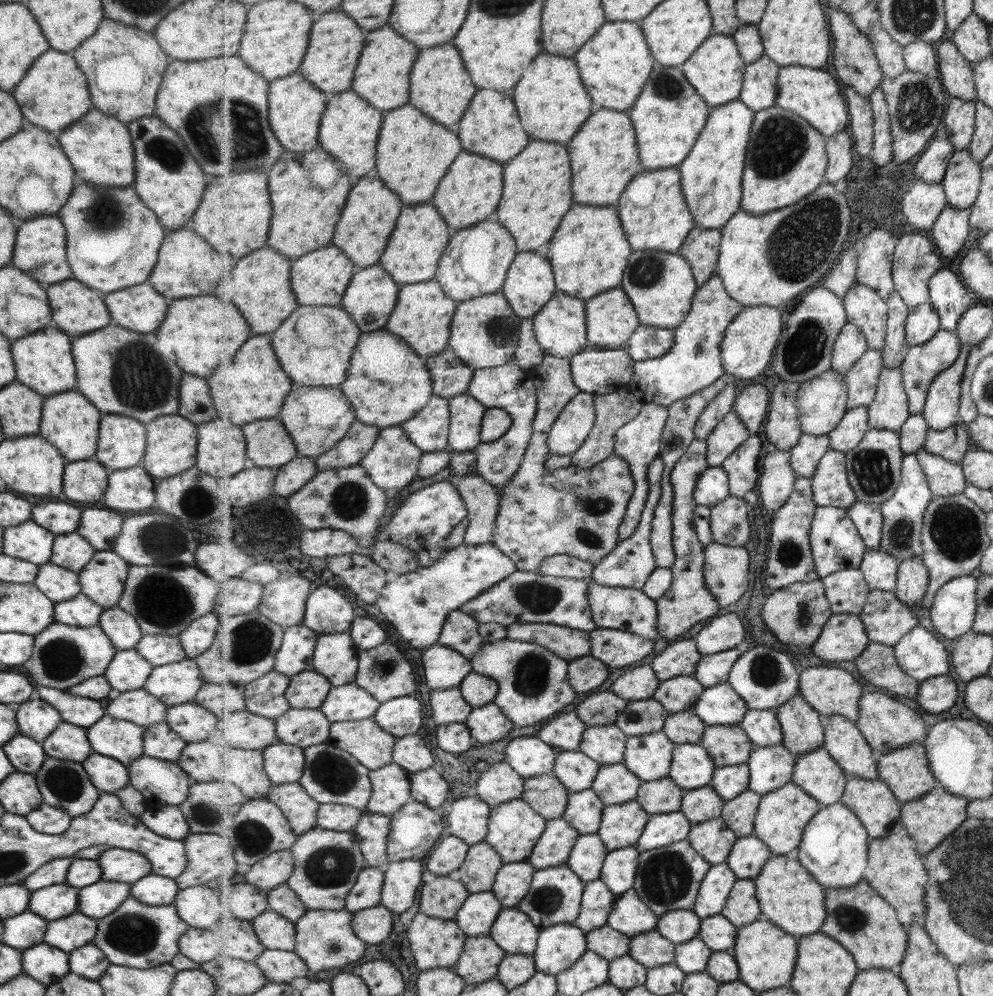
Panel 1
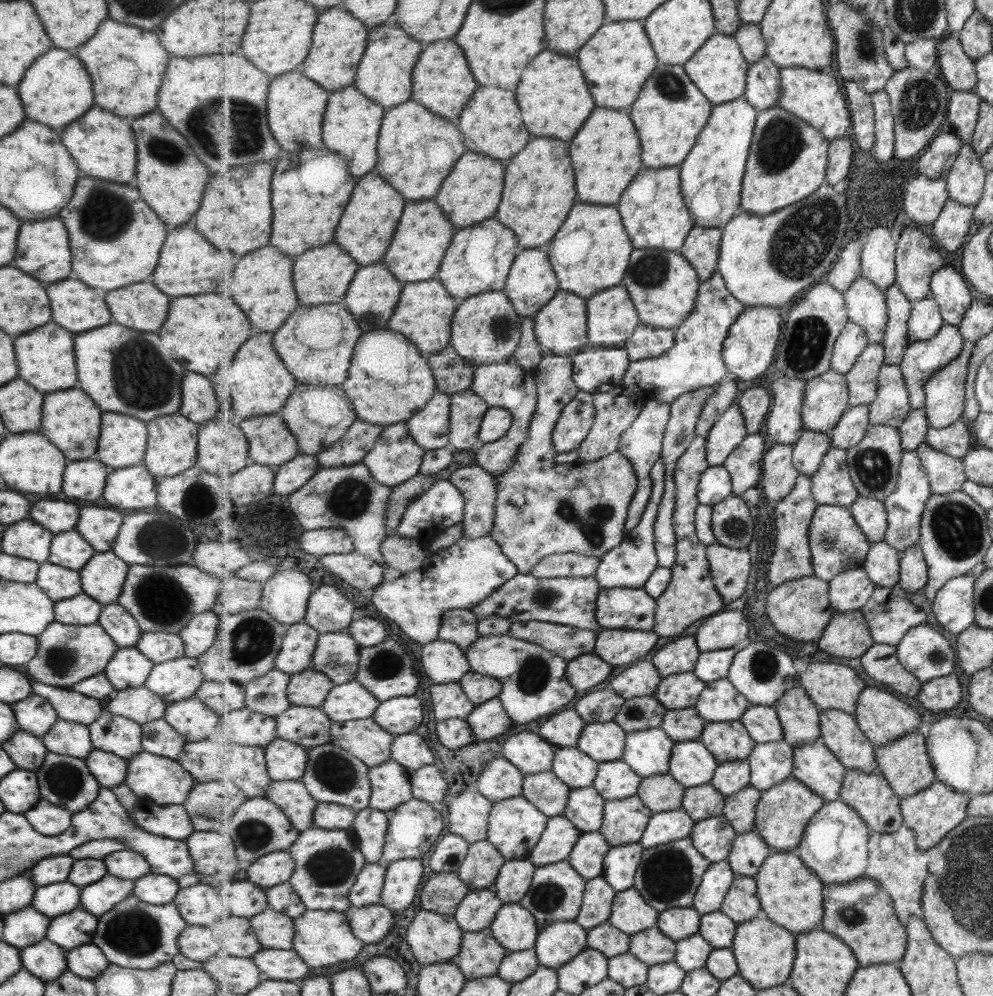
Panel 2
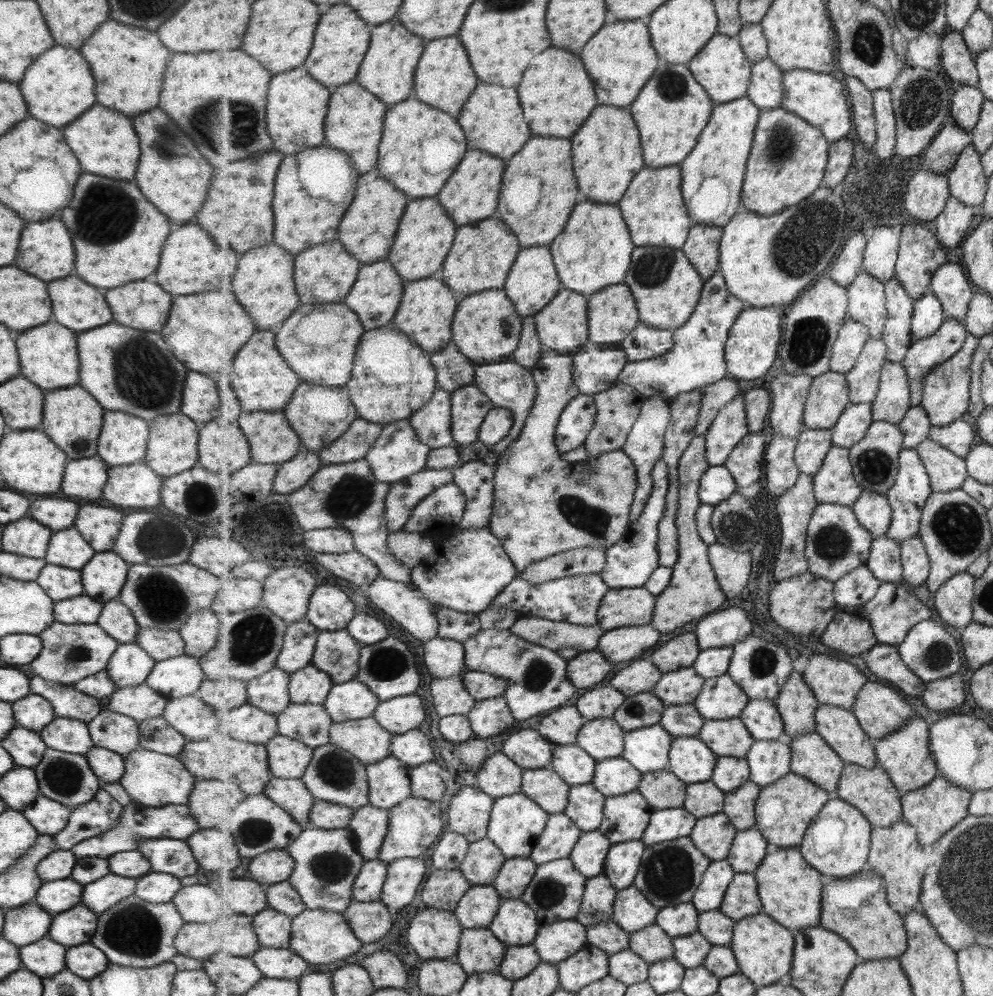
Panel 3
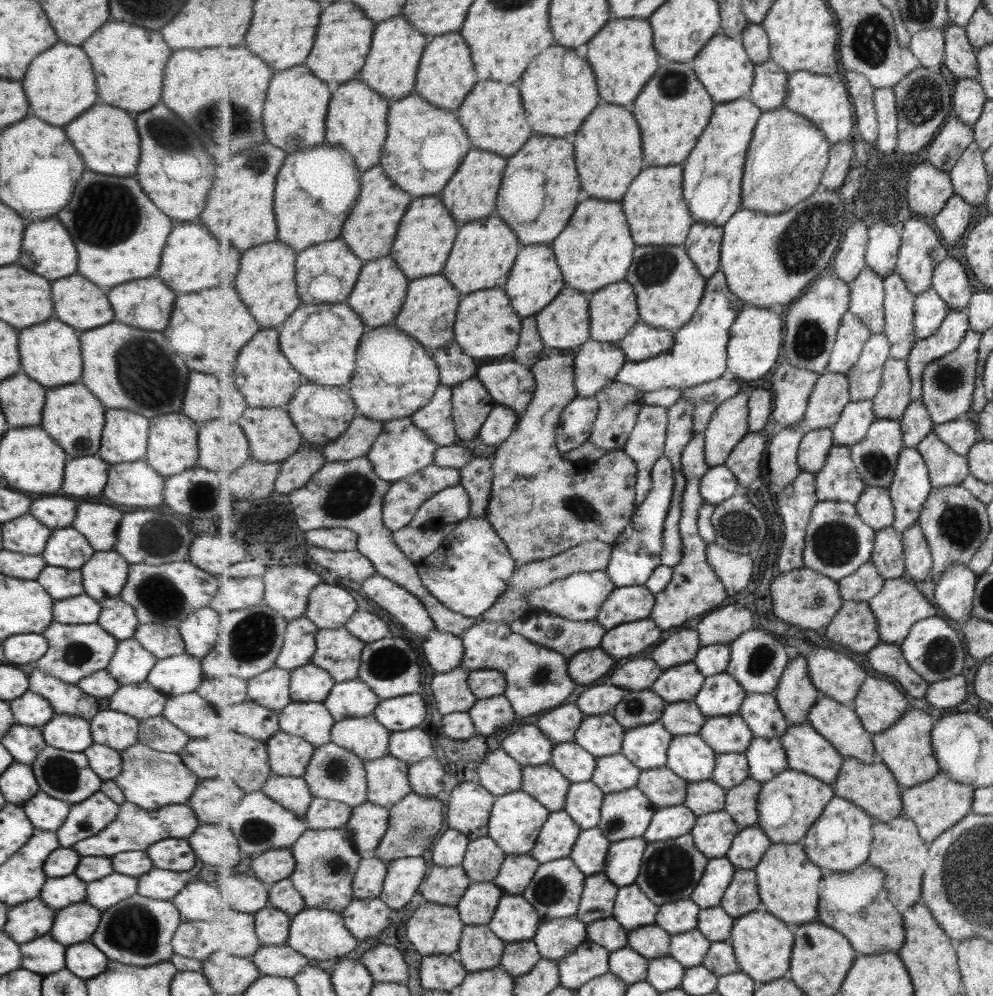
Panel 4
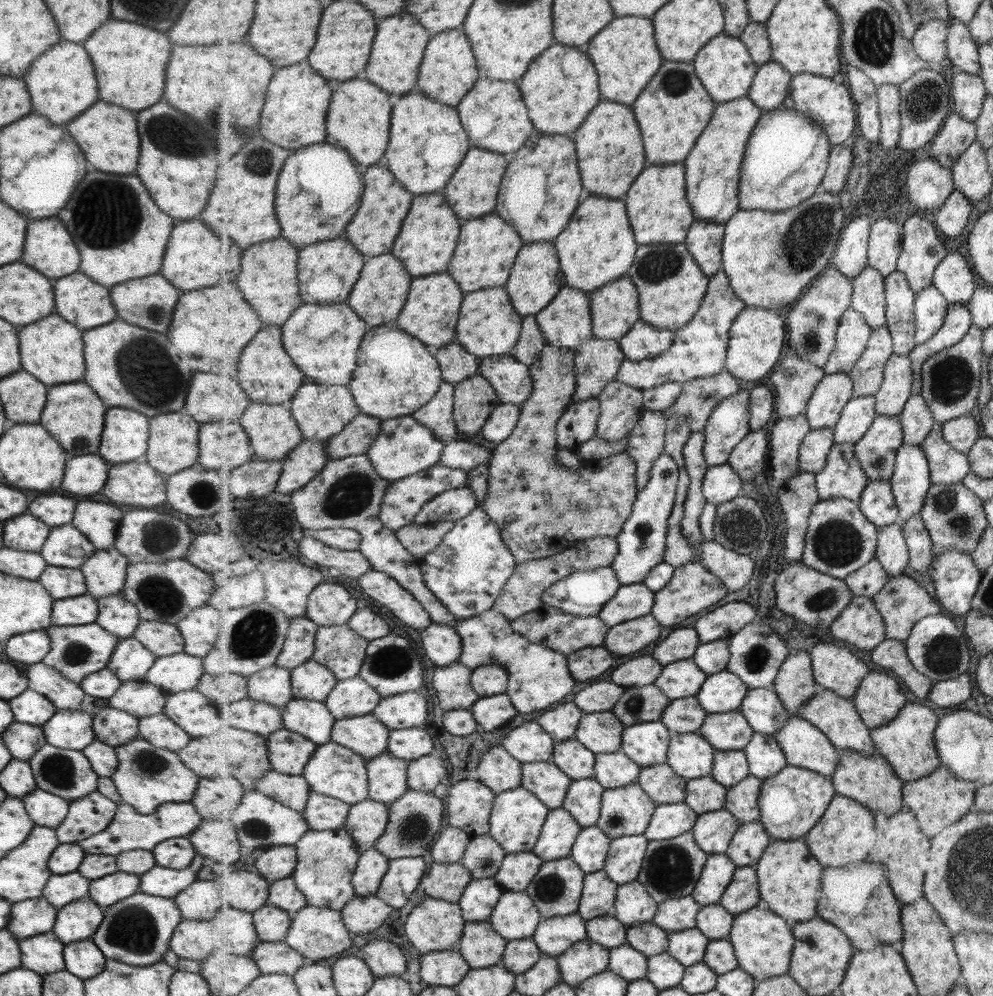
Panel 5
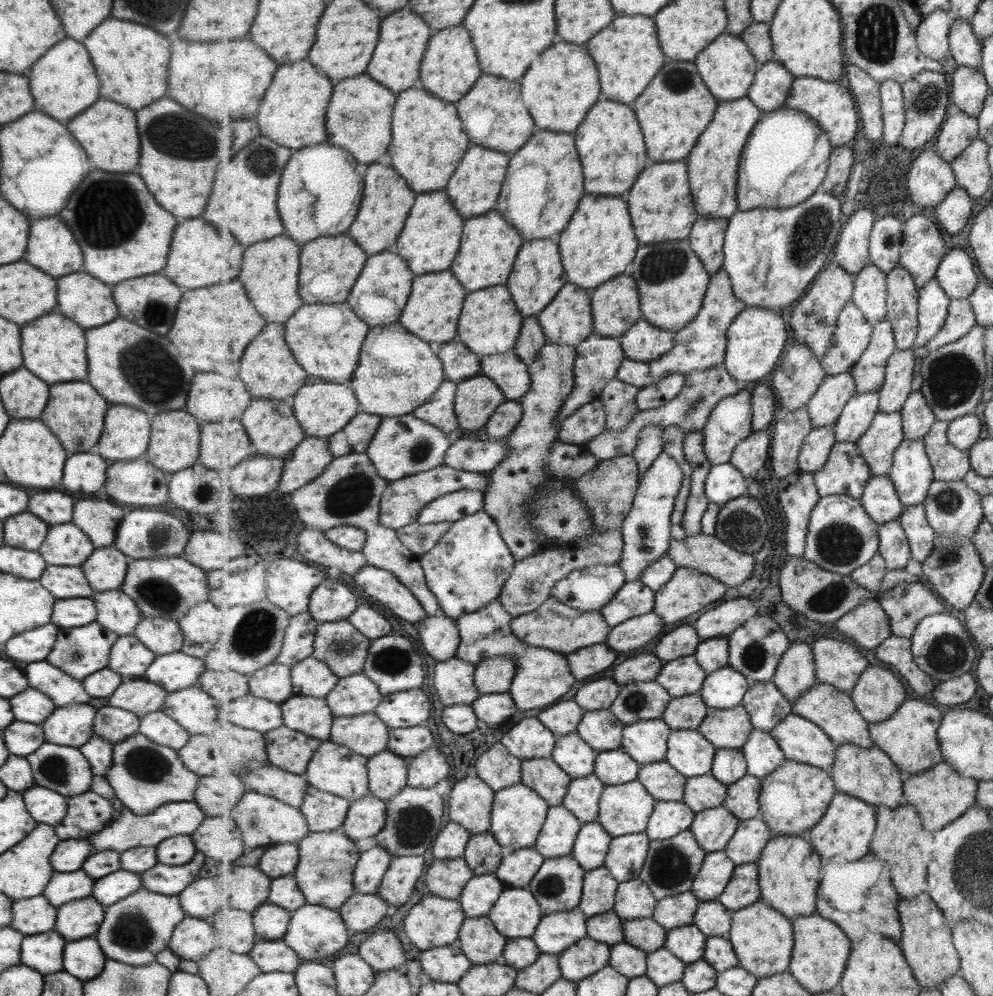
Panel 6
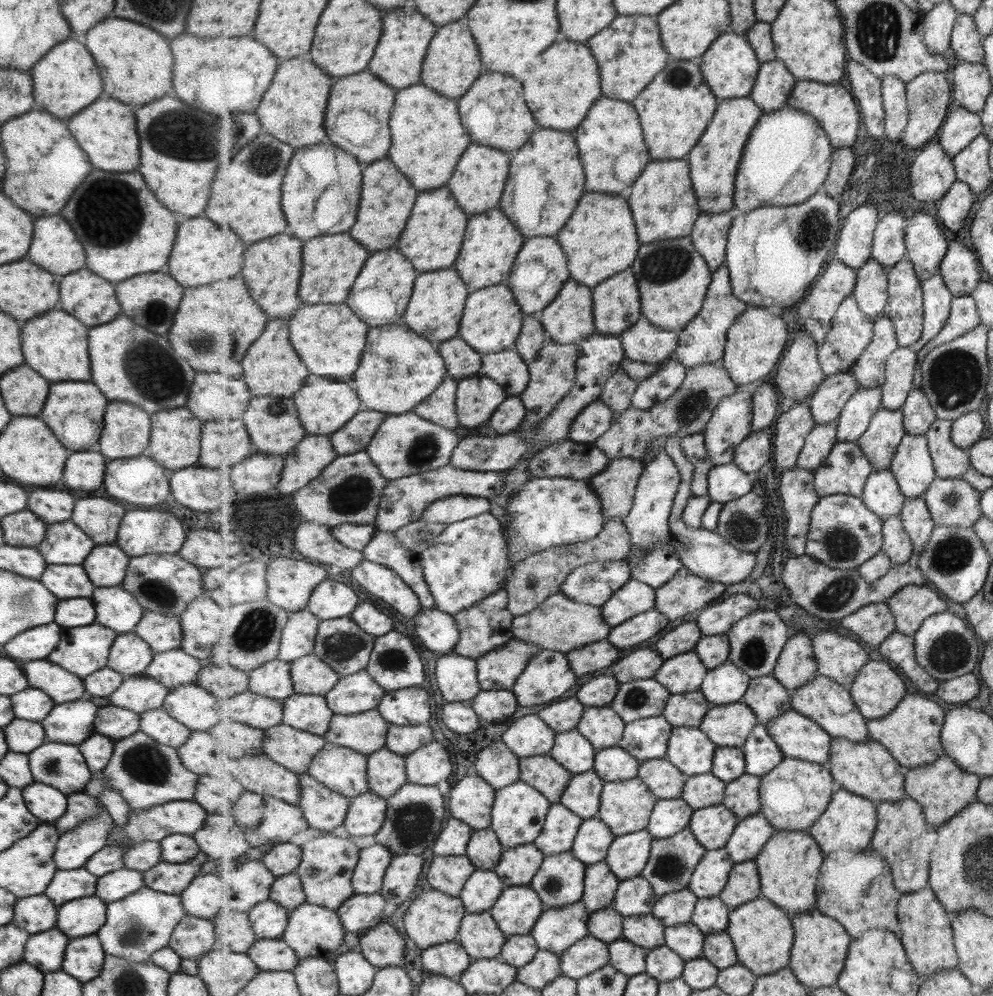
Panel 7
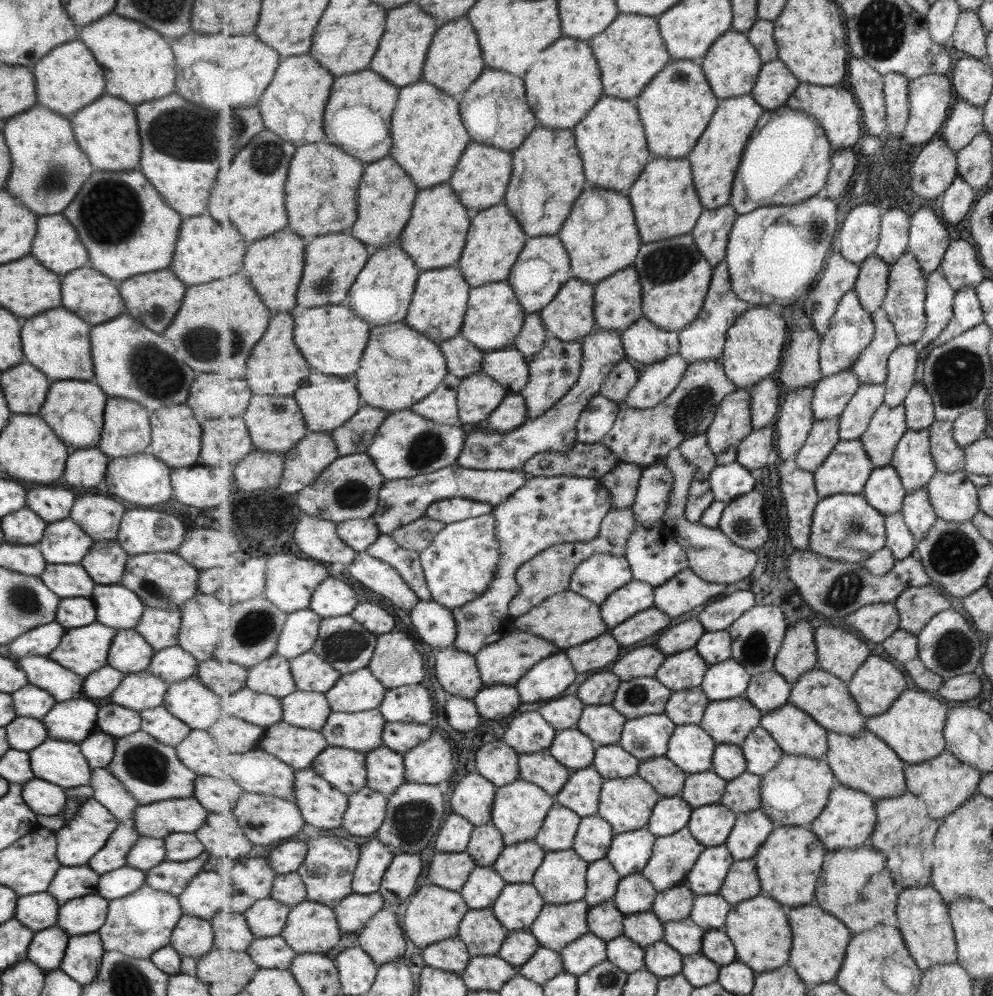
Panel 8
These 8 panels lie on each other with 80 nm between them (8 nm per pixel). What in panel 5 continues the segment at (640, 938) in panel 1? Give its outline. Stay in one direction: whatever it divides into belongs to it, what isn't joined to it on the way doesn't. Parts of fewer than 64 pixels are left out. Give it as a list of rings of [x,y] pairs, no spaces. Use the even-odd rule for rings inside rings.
[[[643,922],[628,927],[628,943],[649,958],[668,952],[670,933],[655,922]]]

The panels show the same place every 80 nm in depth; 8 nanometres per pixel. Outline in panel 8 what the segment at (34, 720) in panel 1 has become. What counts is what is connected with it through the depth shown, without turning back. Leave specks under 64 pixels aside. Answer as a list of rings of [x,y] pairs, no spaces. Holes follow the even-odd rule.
[[[29,684],[10,696],[16,716],[29,716],[35,720],[42,720],[56,703],[47,692]]]

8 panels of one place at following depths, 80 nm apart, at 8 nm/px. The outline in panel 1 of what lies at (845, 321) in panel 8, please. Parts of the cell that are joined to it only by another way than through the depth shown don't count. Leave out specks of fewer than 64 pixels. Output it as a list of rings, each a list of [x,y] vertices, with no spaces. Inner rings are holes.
[[[848,322],[836,340],[832,368],[846,375],[869,348],[862,329]]]

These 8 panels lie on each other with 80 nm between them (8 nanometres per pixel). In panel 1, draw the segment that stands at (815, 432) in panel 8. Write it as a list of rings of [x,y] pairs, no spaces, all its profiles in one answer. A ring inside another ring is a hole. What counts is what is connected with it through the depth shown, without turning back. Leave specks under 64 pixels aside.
[[[803,433],[790,451],[791,466],[799,477],[813,478],[818,472],[820,460],[831,449],[830,436]]]

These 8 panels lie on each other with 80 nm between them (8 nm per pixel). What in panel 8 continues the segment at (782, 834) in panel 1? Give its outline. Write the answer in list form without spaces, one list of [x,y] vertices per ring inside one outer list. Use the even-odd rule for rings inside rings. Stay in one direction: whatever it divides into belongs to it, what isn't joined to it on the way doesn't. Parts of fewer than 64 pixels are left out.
[[[784,753],[778,766],[762,776],[762,809],[778,825],[809,827],[825,810],[837,785],[834,769],[825,758]]]

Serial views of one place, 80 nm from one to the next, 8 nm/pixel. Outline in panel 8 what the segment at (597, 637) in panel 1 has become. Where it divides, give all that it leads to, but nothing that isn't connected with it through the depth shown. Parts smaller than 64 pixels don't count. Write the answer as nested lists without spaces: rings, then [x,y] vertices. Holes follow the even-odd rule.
[[[652,607],[631,617],[626,623],[619,624],[619,627],[611,630],[610,633],[619,641],[619,644],[631,646],[645,638],[655,636],[659,630],[666,629],[669,624],[671,624],[671,616],[661,609]]]

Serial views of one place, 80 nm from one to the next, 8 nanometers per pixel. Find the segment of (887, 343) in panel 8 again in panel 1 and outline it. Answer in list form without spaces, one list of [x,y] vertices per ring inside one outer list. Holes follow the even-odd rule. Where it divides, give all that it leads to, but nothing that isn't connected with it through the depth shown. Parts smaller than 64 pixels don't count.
[[[870,348],[854,364],[854,367],[846,374],[849,408],[868,407],[874,402],[884,367],[882,350]]]

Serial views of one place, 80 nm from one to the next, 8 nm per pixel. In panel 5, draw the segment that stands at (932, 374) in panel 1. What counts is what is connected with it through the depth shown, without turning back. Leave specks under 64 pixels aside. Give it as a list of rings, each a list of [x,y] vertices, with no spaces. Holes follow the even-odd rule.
[[[953,303],[939,332],[927,342],[917,344],[914,351],[909,355],[914,371],[913,396],[921,395],[924,362],[931,356],[937,355],[937,353],[945,351],[945,349],[951,348],[958,342],[961,342],[973,325],[974,317],[967,303]]]

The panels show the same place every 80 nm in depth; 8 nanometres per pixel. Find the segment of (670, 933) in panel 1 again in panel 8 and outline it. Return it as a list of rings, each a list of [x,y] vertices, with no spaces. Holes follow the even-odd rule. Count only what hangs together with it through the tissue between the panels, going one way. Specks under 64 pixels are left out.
[[[686,885],[674,886],[658,893],[652,911],[666,924],[691,916],[696,894]]]

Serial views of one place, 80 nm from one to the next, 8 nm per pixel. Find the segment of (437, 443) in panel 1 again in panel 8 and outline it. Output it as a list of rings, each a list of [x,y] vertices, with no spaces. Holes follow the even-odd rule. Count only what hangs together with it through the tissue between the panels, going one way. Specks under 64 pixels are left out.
[[[449,373],[427,400],[414,404],[411,410],[439,424],[461,425],[459,416],[458,390],[462,379]]]

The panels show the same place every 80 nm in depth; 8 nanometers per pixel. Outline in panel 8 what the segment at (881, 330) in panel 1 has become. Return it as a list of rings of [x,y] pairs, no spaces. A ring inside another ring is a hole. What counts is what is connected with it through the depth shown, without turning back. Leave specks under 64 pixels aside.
[[[877,253],[860,265],[861,272],[855,290],[867,312],[877,312],[882,308],[888,293],[891,265]]]

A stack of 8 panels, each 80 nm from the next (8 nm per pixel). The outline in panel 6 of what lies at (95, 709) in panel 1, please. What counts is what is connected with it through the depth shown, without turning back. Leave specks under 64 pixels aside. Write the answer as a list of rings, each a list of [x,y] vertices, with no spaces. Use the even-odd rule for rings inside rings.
[[[43,660],[26,664],[22,672],[27,679],[28,688],[47,696],[54,708],[61,708],[73,702],[85,704],[91,700],[83,691],[81,681],[71,678]]]

